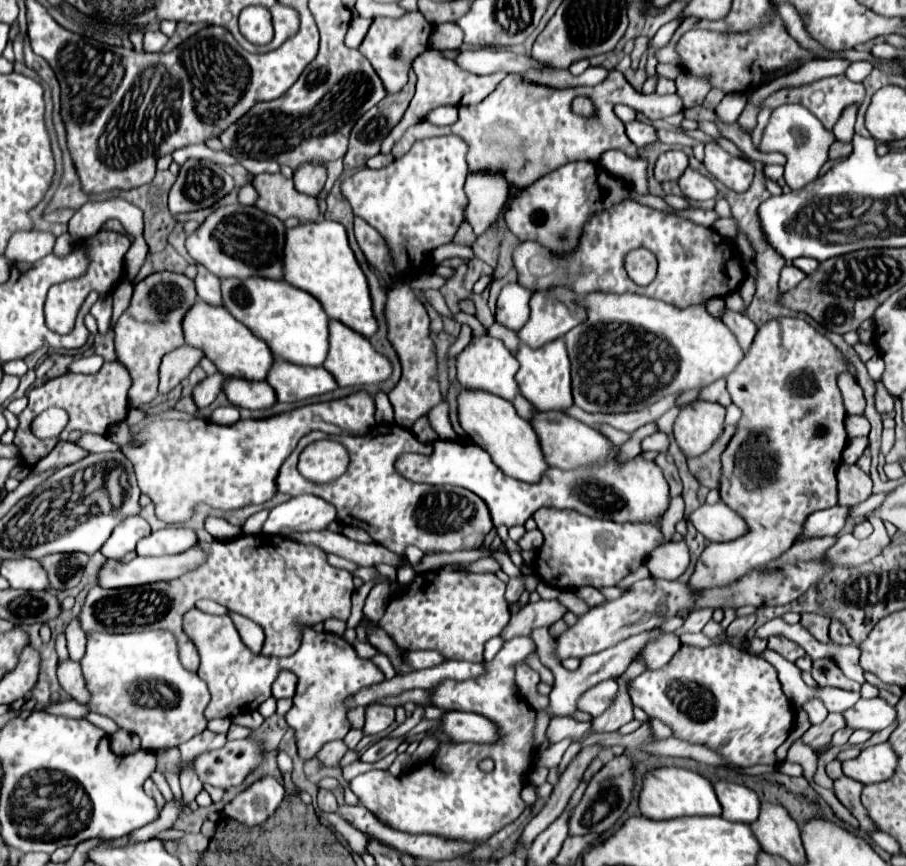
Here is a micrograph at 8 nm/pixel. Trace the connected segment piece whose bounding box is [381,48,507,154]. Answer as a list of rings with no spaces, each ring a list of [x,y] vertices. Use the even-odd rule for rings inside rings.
[[[427,48],[421,56],[417,56],[417,60],[413,62],[413,70],[417,74],[417,90],[415,90],[415,96],[413,96],[413,100],[411,100],[411,104],[409,104],[403,120],[383,140],[383,146],[381,146],[381,152],[383,154],[389,154],[391,148],[395,146],[395,142],[407,132],[407,128],[419,124],[429,110],[437,108],[441,104],[453,104],[453,106],[459,106],[459,104],[477,104],[483,98],[487,98],[497,88],[497,84],[507,76],[507,72],[495,72],[495,74],[483,74],[483,76],[473,74],[473,72],[467,72],[455,60],[445,58],[435,48]]]

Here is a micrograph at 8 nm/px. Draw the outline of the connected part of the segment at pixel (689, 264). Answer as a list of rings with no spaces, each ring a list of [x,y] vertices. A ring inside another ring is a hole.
[[[639,202],[617,204],[617,208],[611,208],[609,212],[605,212],[605,216],[593,216],[593,222],[589,222],[589,228],[585,228],[585,236],[581,238],[581,248],[577,248],[577,252],[569,256],[569,260],[553,256],[537,242],[523,242],[513,250],[513,264],[519,284],[533,292],[537,288],[551,288],[553,284],[569,284],[569,288],[581,292],[583,296],[599,290],[613,294],[631,292],[671,302],[681,308],[707,302],[713,296],[727,296],[729,292],[735,292],[743,280],[743,258],[739,256],[733,240],[725,240],[713,228],[693,224],[691,220],[683,220],[675,214],[653,210]],[[641,246],[649,248],[657,256],[659,272],[649,286],[637,286],[629,278],[627,288],[623,256],[629,250]],[[537,256],[539,274],[535,274]]]

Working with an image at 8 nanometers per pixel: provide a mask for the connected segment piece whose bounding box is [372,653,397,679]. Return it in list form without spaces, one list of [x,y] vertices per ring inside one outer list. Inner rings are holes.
[[[379,653],[372,658],[372,661],[385,674],[386,679],[391,679],[397,674],[386,655]]]

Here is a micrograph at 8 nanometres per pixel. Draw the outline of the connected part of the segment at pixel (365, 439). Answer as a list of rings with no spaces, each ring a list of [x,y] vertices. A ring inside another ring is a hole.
[[[377,424],[365,436],[349,436],[349,434],[327,436],[325,432],[309,432],[307,436],[301,438],[297,448],[289,456],[289,460],[285,460],[285,464],[281,466],[279,492],[289,496],[313,494],[323,498],[325,502],[331,502],[337,510],[337,520],[341,524],[349,524],[349,526],[353,524],[353,526],[365,528],[377,544],[401,556],[405,554],[407,546],[417,546],[425,554],[479,548],[485,536],[491,532],[493,522],[491,522],[487,504],[477,494],[457,486],[417,484],[407,480],[395,468],[395,462],[403,454],[429,454],[429,452],[433,452],[431,444],[419,442],[411,434],[411,430],[399,428],[397,424]],[[328,438],[341,440],[341,444],[349,448],[349,454],[351,454],[349,476],[333,484],[313,484],[297,472],[297,458],[307,444]]]

